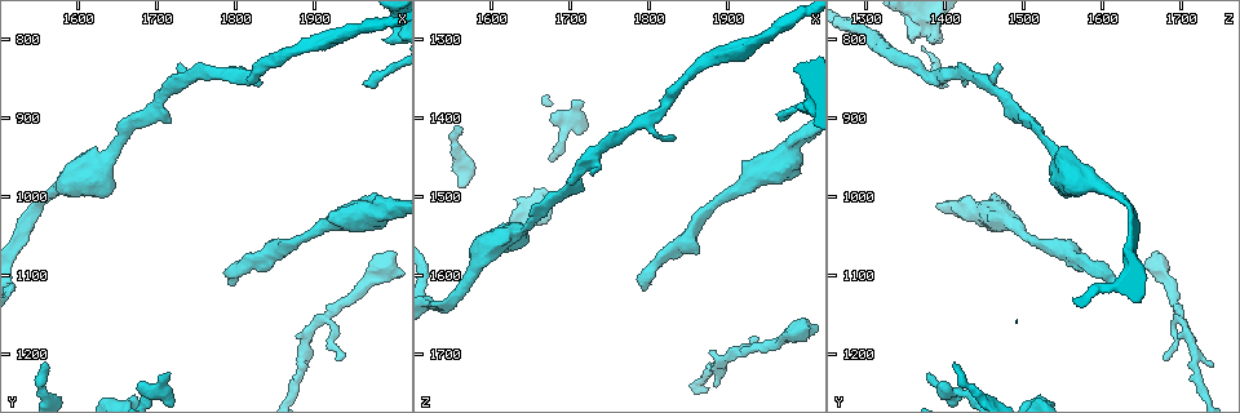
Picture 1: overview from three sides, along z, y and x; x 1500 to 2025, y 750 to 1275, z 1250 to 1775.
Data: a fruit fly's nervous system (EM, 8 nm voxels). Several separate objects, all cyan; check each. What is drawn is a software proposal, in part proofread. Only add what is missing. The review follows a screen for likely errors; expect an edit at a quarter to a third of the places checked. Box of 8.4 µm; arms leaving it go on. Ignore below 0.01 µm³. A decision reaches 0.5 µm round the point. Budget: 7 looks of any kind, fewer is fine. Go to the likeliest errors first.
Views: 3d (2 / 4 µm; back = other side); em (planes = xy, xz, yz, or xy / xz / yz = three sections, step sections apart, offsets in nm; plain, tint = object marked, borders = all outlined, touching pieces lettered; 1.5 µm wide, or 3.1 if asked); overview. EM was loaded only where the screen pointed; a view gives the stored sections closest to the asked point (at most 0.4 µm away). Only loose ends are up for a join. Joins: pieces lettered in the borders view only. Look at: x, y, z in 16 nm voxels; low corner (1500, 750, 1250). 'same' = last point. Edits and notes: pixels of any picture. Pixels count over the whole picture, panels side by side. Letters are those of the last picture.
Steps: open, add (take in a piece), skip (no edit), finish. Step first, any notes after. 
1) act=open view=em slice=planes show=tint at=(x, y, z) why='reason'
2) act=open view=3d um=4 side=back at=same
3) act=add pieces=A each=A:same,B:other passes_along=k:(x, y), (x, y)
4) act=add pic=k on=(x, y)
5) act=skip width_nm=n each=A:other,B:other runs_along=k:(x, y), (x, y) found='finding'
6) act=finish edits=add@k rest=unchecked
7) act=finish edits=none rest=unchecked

act=open view=em slice=xy step=4 show=tint at=(1790, 1110, 1615) why='long arm stops here'

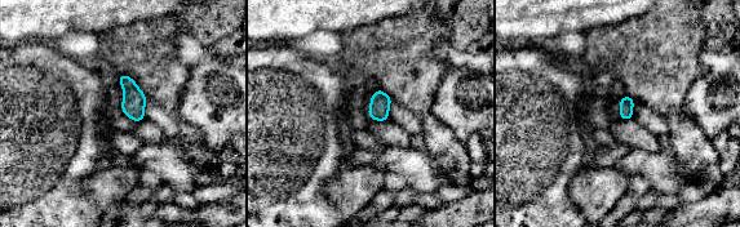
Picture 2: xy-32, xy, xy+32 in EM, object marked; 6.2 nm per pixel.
act=open view=em slice=planes show=borders at=same why='another direction'

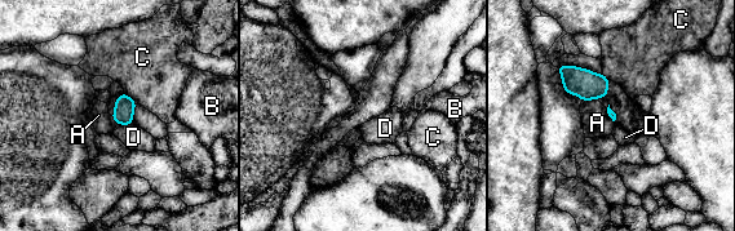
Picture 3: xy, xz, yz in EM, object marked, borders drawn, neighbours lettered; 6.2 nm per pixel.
act=skip each=A:other,B:other,C:other,D:other border=3:(596, 98), (583, 101) found='none of them fits'

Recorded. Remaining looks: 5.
act=open view=3d um=4 at=(1705, 1225, 1380) why='an open end'

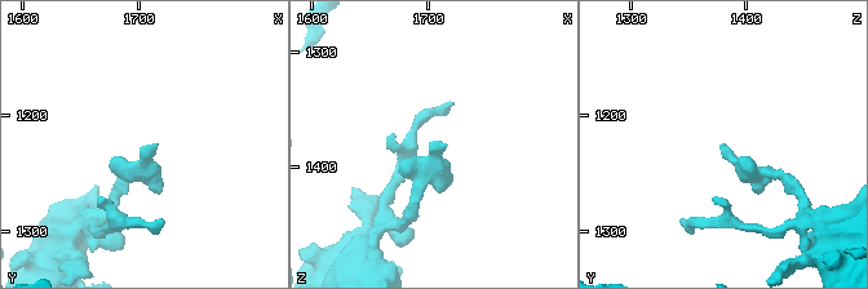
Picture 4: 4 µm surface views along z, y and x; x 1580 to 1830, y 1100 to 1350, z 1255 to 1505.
act=open view=em slice=planes show=borders at=(1706, 1224, 1378)

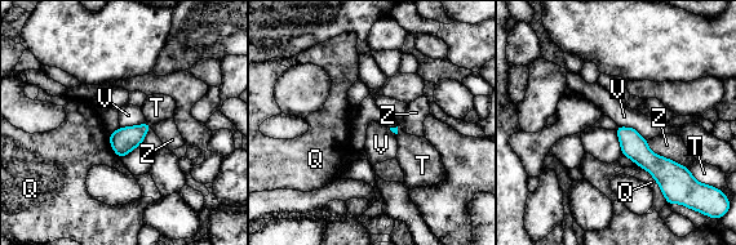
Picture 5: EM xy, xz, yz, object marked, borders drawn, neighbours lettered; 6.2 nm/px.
act=skip each=Q:other,T:other,V:other,Z:other runs_along=5:(620, 130), (666, 173), (679, 173) found='none of them fits'

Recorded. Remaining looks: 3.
act=open view=em slice=planes show=tint at=(1835, 860, 1430) why='free end'

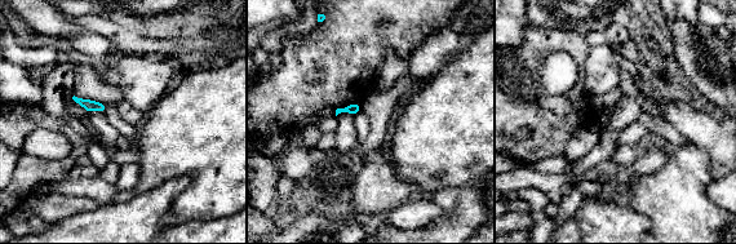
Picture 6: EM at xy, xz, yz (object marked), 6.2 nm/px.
act=open view=em slice=planes show=borders at=same

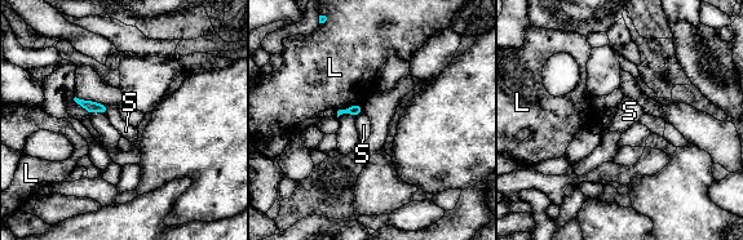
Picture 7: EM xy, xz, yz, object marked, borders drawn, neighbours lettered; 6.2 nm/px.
act=skip each=L:other,S:other border=7:(107, 105), (105, 114) found='no lettered piece goes on from it'

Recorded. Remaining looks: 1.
act=finish edits=none rest=unchecked

